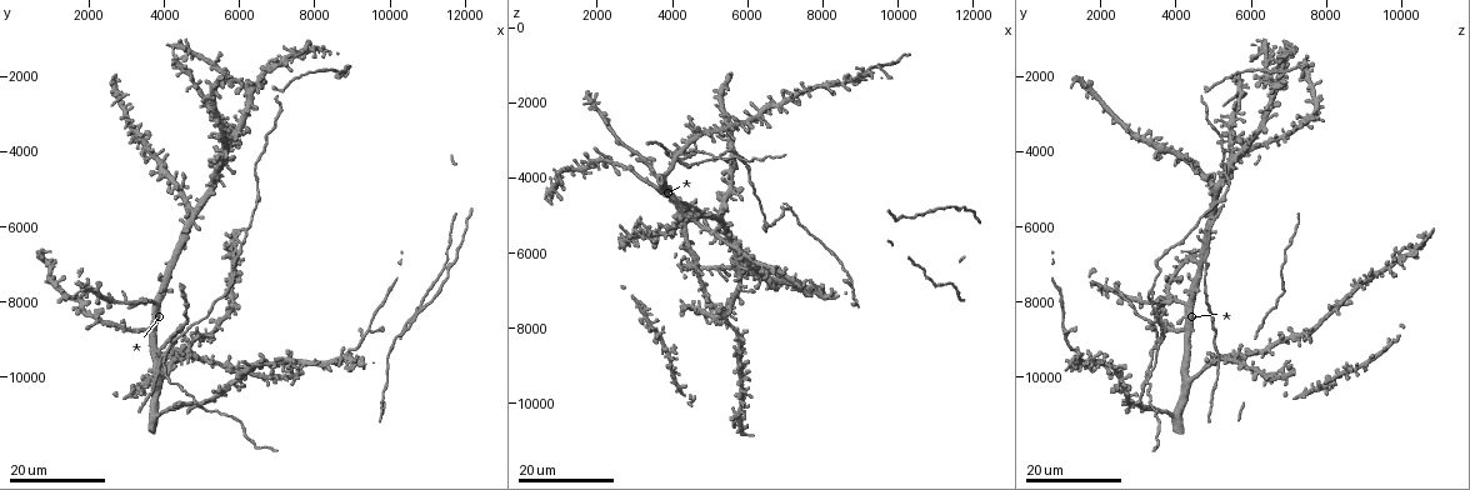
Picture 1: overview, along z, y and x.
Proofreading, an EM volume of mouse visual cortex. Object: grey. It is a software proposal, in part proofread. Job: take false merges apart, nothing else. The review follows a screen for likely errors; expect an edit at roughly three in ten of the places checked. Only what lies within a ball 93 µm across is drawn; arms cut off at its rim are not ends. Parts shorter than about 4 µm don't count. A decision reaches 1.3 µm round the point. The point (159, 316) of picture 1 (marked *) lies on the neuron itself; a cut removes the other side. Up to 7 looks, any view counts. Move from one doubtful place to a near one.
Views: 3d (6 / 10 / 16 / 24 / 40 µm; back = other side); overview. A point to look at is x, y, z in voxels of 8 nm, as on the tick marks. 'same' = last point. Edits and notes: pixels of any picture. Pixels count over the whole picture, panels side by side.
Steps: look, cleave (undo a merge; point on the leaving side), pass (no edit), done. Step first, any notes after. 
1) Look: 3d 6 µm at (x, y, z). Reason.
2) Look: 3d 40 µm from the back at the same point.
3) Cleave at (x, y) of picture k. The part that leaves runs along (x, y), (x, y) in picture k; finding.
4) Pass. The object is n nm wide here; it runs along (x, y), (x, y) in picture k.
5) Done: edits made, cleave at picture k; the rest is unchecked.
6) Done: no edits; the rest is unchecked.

Look: 3d 16 µm at (7400, 10050, 6900). Looks like a crossing.

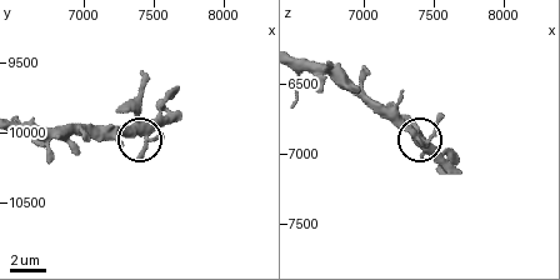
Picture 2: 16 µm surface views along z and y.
Look: 3d 10 µm at the same point. Zoom in.

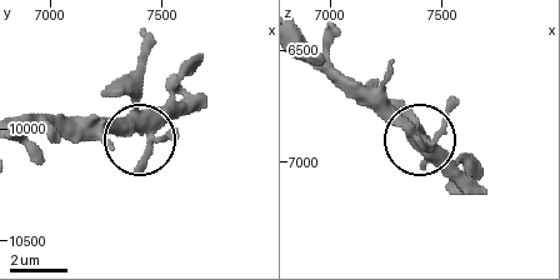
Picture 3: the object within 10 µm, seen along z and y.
Look: 3d 6 µm at (7450, 10010, 6930).

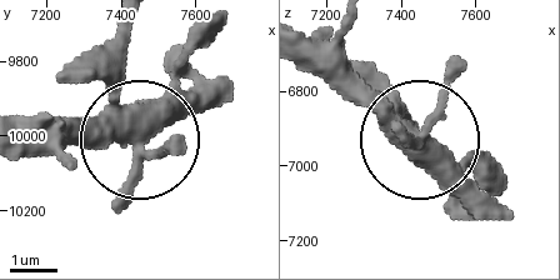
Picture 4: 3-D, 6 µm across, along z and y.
Pass. All the same neuron.

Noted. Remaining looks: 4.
Look: 3d 16 µm at (5800, 8050, 8450). Four or more arms meet.

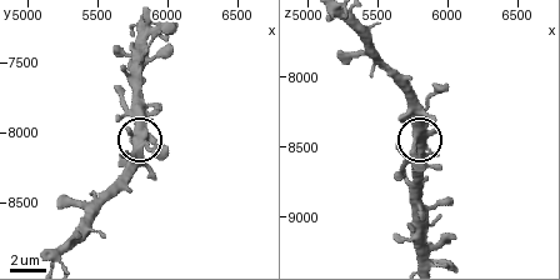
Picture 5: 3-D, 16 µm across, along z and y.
Look: 3d 6 µm at the same point.

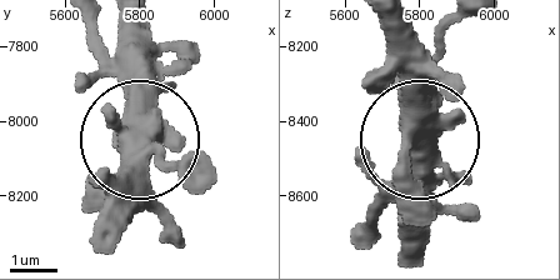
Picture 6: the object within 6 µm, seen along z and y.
Pass. Continuous, no second neuron.

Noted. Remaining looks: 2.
Look: 3d 16 µm at (8750, 2000, 6800).

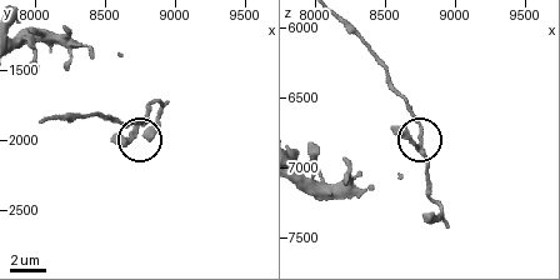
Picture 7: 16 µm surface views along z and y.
Look: 3d 10 µm at (8700, 1940, 6840). Closer look.

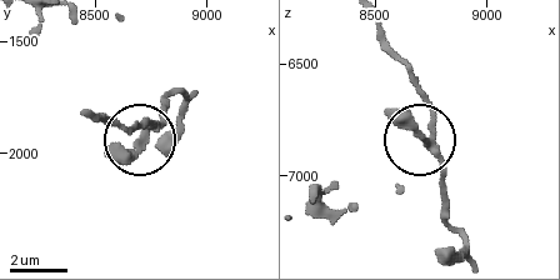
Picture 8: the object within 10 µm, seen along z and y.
Pass. 3 arms meet here; one neuron here.

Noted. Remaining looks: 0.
Done: no edits; the rest is unchecked.

